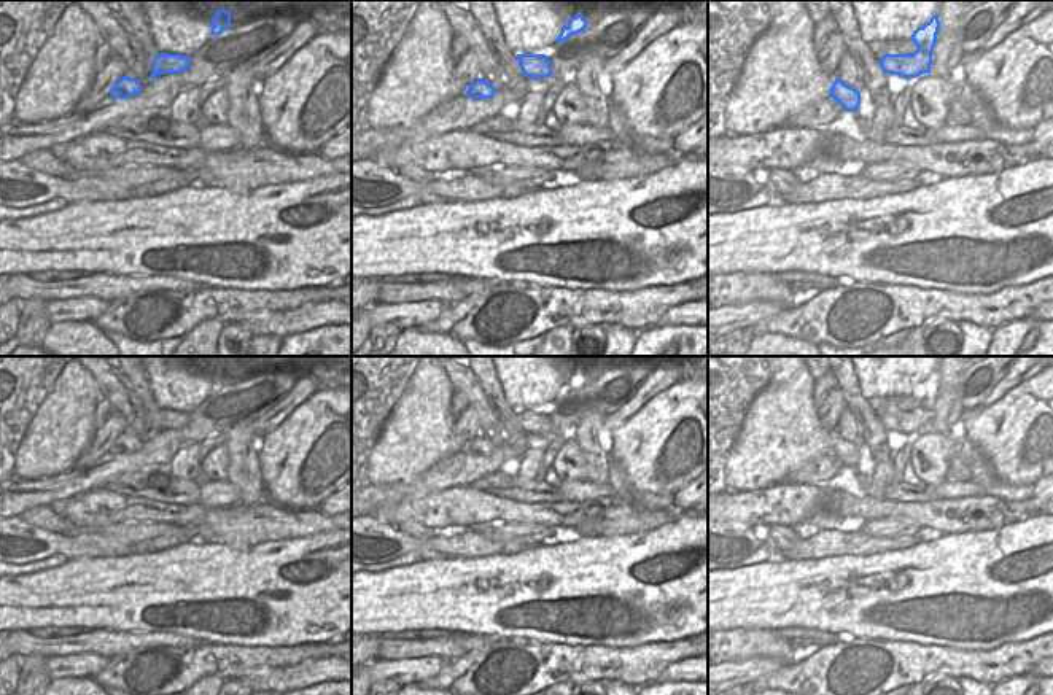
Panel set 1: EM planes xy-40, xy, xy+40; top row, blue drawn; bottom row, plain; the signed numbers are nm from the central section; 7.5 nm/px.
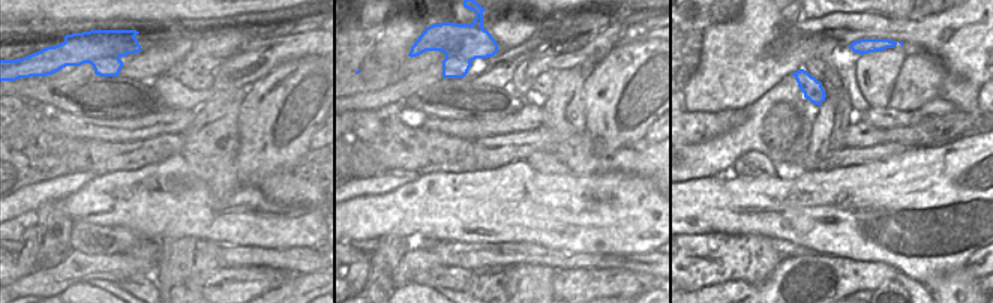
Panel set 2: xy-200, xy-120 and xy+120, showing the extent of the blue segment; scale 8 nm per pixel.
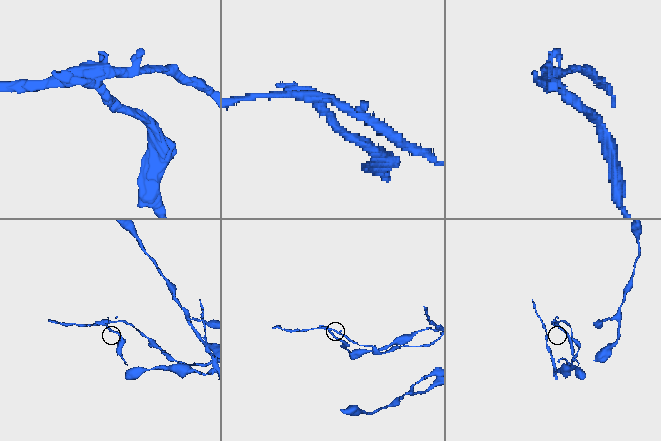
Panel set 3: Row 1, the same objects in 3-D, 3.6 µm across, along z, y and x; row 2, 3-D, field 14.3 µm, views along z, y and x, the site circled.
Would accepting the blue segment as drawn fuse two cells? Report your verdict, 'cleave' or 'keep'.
keep

